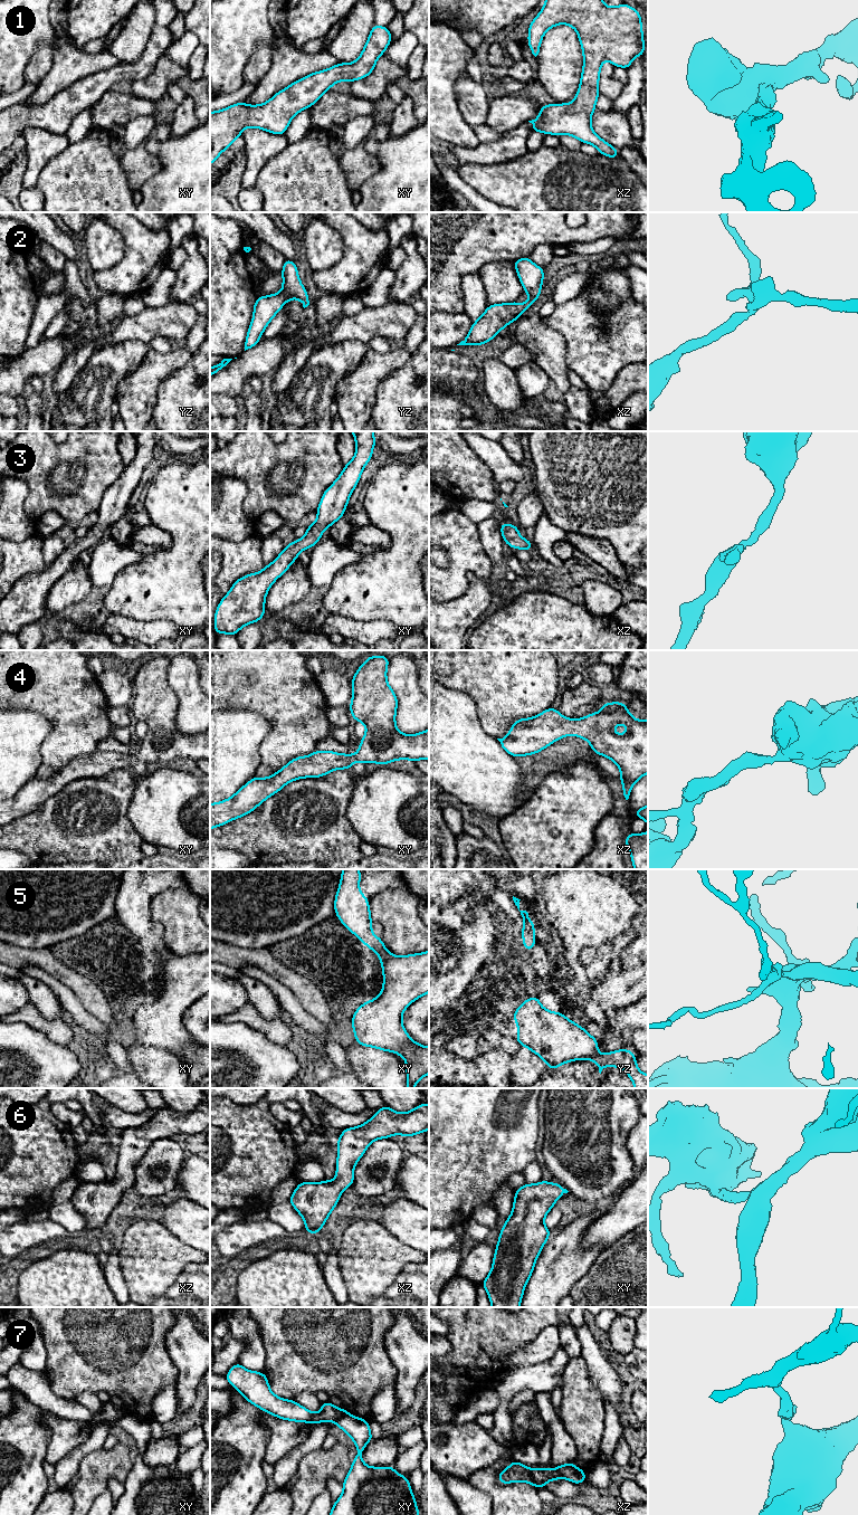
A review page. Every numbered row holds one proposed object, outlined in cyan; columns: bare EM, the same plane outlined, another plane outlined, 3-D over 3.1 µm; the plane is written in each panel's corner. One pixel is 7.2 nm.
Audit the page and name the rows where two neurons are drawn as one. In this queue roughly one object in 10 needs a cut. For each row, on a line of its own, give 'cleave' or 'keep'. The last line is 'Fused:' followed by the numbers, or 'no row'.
1: keep
2: keep
3: keep
4: keep
5: keep
6: keep
7: cleave
Fused: 7

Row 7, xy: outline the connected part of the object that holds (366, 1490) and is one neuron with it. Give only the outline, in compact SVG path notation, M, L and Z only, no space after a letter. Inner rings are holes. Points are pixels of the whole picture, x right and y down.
M347 1413L336 1420L335 1425L352 1438L358 1455L343 1481L343 1493L330 1515L420 1515L408 1477L399 1475L393 1466L369 1467L363 1462L362 1451L369 1441L374 1440L369 1421Z

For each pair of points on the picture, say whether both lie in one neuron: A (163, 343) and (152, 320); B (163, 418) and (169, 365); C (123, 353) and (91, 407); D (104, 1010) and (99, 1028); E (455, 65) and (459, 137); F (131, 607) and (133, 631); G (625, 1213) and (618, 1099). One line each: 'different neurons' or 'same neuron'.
A: different neurons
B: different neurons
C: same neuron
D: different neurons
E: same neuron
F: different neurons
G: different neurons

